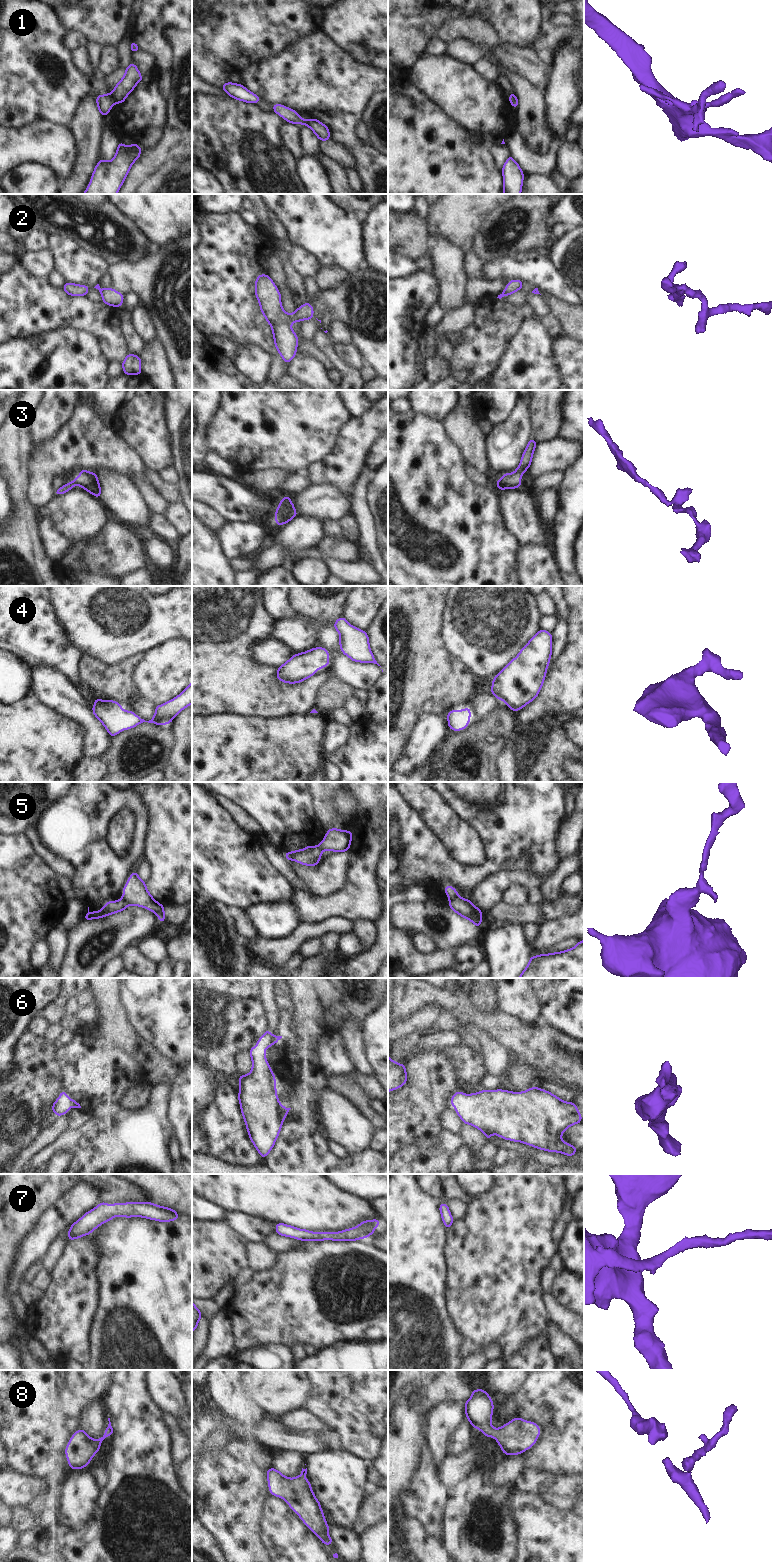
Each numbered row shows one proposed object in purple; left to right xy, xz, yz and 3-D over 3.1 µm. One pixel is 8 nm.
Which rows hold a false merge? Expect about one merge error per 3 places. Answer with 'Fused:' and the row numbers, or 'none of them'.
Fused: 1, 5

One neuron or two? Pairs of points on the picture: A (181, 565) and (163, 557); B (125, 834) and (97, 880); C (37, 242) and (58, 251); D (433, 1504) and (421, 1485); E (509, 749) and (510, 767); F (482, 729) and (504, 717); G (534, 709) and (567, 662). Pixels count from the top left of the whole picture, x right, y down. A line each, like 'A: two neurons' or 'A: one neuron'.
A: two neurons
B: two neurons
C: two neurons
D: one neuron
E: one neuron
F: one neuron
G: one neuron

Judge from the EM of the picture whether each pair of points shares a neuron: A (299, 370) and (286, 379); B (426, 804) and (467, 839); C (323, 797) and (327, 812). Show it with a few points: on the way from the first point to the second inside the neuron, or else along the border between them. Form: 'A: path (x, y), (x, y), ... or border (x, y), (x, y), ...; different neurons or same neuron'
A: border (287, 372), (294, 379); different neurons
B: path (436, 814), (457, 835); same neuron
C: path (323, 801), (325, 808); same neuron

